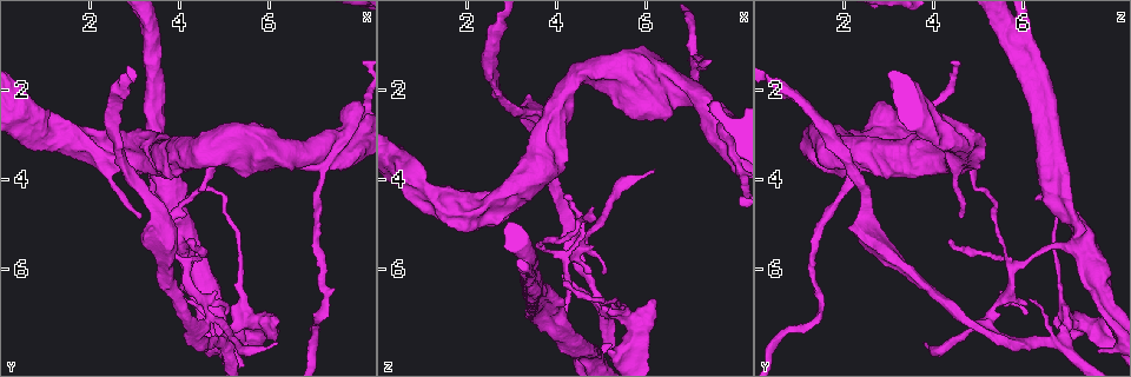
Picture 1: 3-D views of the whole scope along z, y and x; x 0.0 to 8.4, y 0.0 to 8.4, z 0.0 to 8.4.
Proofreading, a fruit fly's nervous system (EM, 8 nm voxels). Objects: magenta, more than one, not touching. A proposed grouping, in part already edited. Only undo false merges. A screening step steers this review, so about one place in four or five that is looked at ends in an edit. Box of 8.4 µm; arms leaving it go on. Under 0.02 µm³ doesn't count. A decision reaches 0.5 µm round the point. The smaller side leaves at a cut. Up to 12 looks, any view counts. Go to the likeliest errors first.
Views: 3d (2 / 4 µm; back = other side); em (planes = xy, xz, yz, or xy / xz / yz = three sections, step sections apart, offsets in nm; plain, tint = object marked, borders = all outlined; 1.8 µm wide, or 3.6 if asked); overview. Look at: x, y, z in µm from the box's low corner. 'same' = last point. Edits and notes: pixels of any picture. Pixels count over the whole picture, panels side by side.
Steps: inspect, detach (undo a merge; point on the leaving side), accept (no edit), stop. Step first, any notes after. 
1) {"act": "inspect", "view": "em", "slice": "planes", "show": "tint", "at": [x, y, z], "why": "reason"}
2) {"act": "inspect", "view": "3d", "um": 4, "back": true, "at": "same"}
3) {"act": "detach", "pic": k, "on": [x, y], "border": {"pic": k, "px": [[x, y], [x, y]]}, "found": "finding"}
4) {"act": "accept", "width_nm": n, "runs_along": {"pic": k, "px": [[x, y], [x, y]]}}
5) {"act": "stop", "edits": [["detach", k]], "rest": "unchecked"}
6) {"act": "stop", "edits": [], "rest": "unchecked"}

{"act": "inspect", "view": "em", "slice": "planes", "show": "tint", "at": [4.05, 5.55, 7.50], "why": "thin arm on a thick one"}

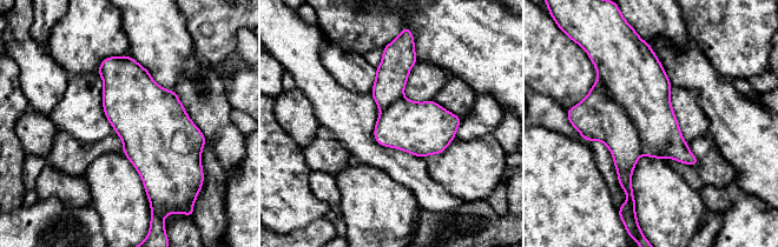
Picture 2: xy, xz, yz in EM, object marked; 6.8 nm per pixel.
{"act": "accept", "found": "all the same cell"}

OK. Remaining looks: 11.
{"act": "inspect", "view": "3d", "um": 2, "at": [4.70, 6.75, 5.60], "why": "touches itself"}

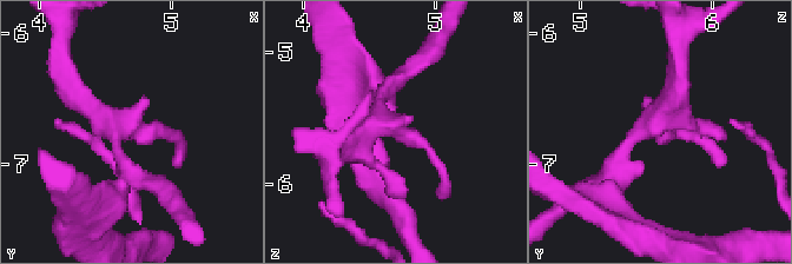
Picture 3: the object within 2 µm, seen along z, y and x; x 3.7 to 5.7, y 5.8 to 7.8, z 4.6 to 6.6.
{"act": "inspect", "view": "em", "um": 3.6, "slice": "planes", "show": "tint", "at": [4.64, 6.72, 5.54], "why": "need the tissue"}

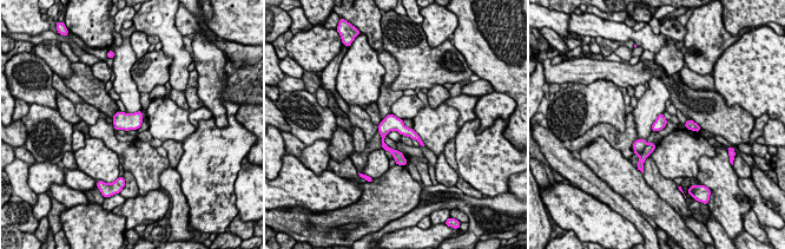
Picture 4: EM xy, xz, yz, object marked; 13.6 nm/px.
{"act": "detach", "pic": 4, "on": [648, 149], "border": {"pic": 4, "px": [[647, 144], [639, 155]]}, "found": "two cells meet here"}

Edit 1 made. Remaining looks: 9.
{"act": "inspect", "view": "overview"}

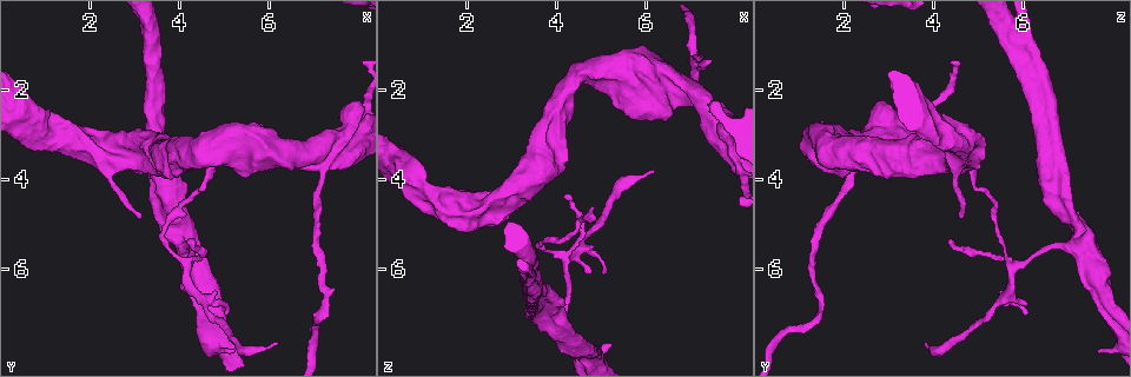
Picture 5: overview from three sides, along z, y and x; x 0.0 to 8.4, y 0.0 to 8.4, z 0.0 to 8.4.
{"act": "inspect", "view": "3d", "um": 2, "at": [3.35, 0.60, 5.60]}

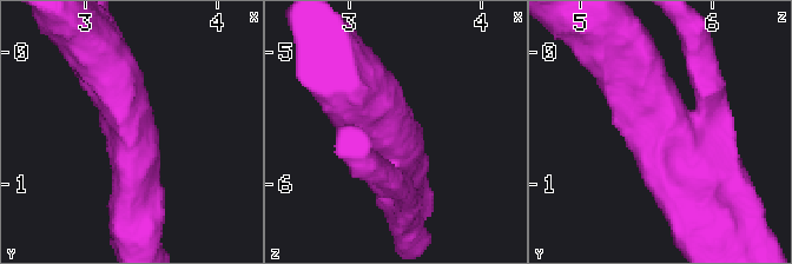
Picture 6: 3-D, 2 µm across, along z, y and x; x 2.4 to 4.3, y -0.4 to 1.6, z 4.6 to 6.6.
{"act": "inspect", "view": "em", "slice": "xz", "step": 16, "show": "plain", "at": [3.34, 0.62, 5.64]}

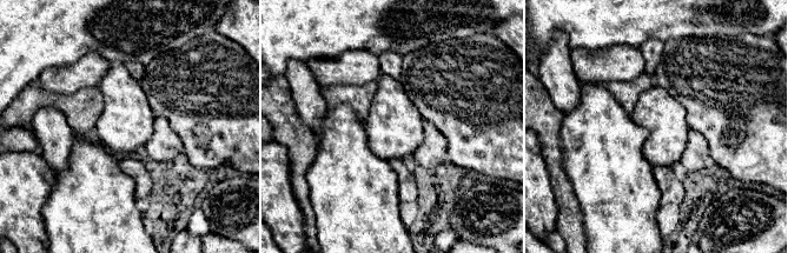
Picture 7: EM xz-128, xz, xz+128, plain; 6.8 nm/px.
{"act": "inspect", "view": "em", "slice": "xz", "step": 16, "show": "tint", "at": "same", "why": "with the object marked"}

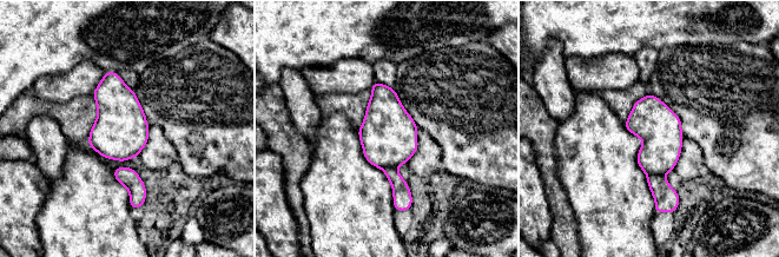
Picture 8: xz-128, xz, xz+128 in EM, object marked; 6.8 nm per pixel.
{"act": "accept", "width_nm": 300, "found": "all the same cell"}

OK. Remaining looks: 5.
{"act": "inspect", "view": "em", "slice": "planes", "show": "tint", "at": [2.45, 3.60, 4.65], "why": "arms part here"}

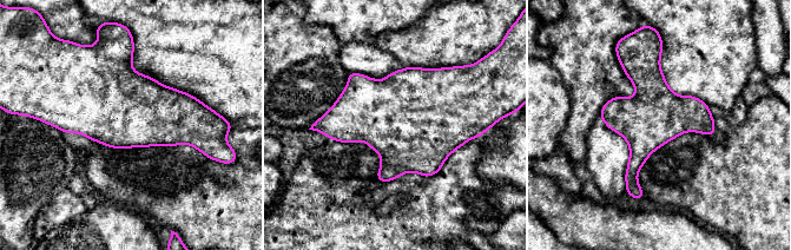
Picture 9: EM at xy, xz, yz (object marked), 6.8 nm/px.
{"act": "accept", "width_nm": 400, "found": "one cell here"}

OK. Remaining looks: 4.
{"act": "inspect", "view": "em", "slice": "planes", "show": "tint", "at": [7.75, 2.95, 2.80], "why": "a fork"}

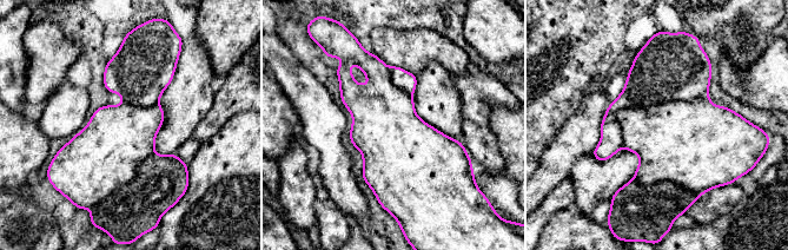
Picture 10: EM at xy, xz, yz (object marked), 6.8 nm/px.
{"act": "detach", "pic": 10, "on": [660, 72], "border": {"pic": 10, "px": [[707, 96], [623, 107], [621, 145]]}, "found": "a second cell is stuck on"}

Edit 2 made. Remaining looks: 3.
{"act": "stop", "edits": [["detach", 4], ["detach", 10]], "rest": "unchecked"}

